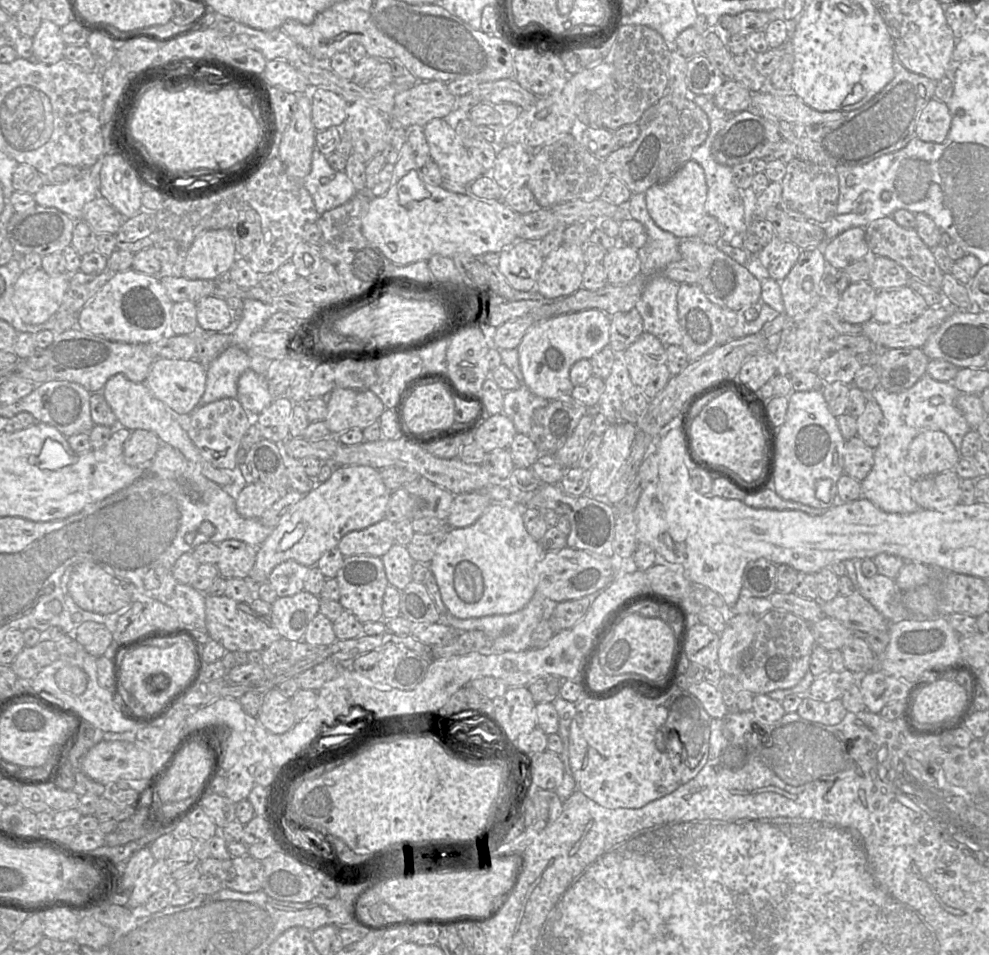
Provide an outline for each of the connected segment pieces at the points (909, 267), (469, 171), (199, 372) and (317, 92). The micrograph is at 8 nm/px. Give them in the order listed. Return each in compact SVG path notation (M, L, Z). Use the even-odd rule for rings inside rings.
M891 217L877 219L865 228L865 240L870 256L885 257L902 266L910 275L919 281L939 289L945 273L939 268L929 248L919 237L915 229L906 229L898 225Z
M456 105L445 118L433 119L422 128L429 146L430 157L438 165L443 181L469 185L483 175L483 168L470 156L463 144L463 138L474 137L478 134L478 127L470 121L468 112L457 108Z
M156 358L144 383L153 395L165 403L174 412L190 415L201 402L207 380L207 368L196 359Z
M322 87L310 89L312 122L317 131L341 127L346 118L348 102Z

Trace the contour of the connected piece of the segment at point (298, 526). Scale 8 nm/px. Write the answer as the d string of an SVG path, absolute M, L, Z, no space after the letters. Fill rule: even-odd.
M360 465L336 467L328 480L318 483L303 495L295 508L257 547L255 564L247 576L253 587L253 595L272 604L278 596L267 580L277 565L293 560L316 567L321 556L337 548L346 534L365 529L386 518L391 493L376 468Z

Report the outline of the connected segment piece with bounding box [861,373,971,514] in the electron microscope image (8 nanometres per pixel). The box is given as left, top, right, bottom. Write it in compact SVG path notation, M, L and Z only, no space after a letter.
M926 373L905 391L890 393L879 386L867 394L880 406L883 423L880 443L874 448L873 467L861 481L862 497L887 513L914 513L921 508L911 498L910 489L914 481L904 470L909 445L919 433L931 430L944 432L960 450L963 437L971 428L955 407L959 392L952 383L936 381Z

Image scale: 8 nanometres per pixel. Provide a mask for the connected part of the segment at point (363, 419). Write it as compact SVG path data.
M334 388L327 396L327 415L324 422L332 433L364 428L377 423L387 408L371 391Z

